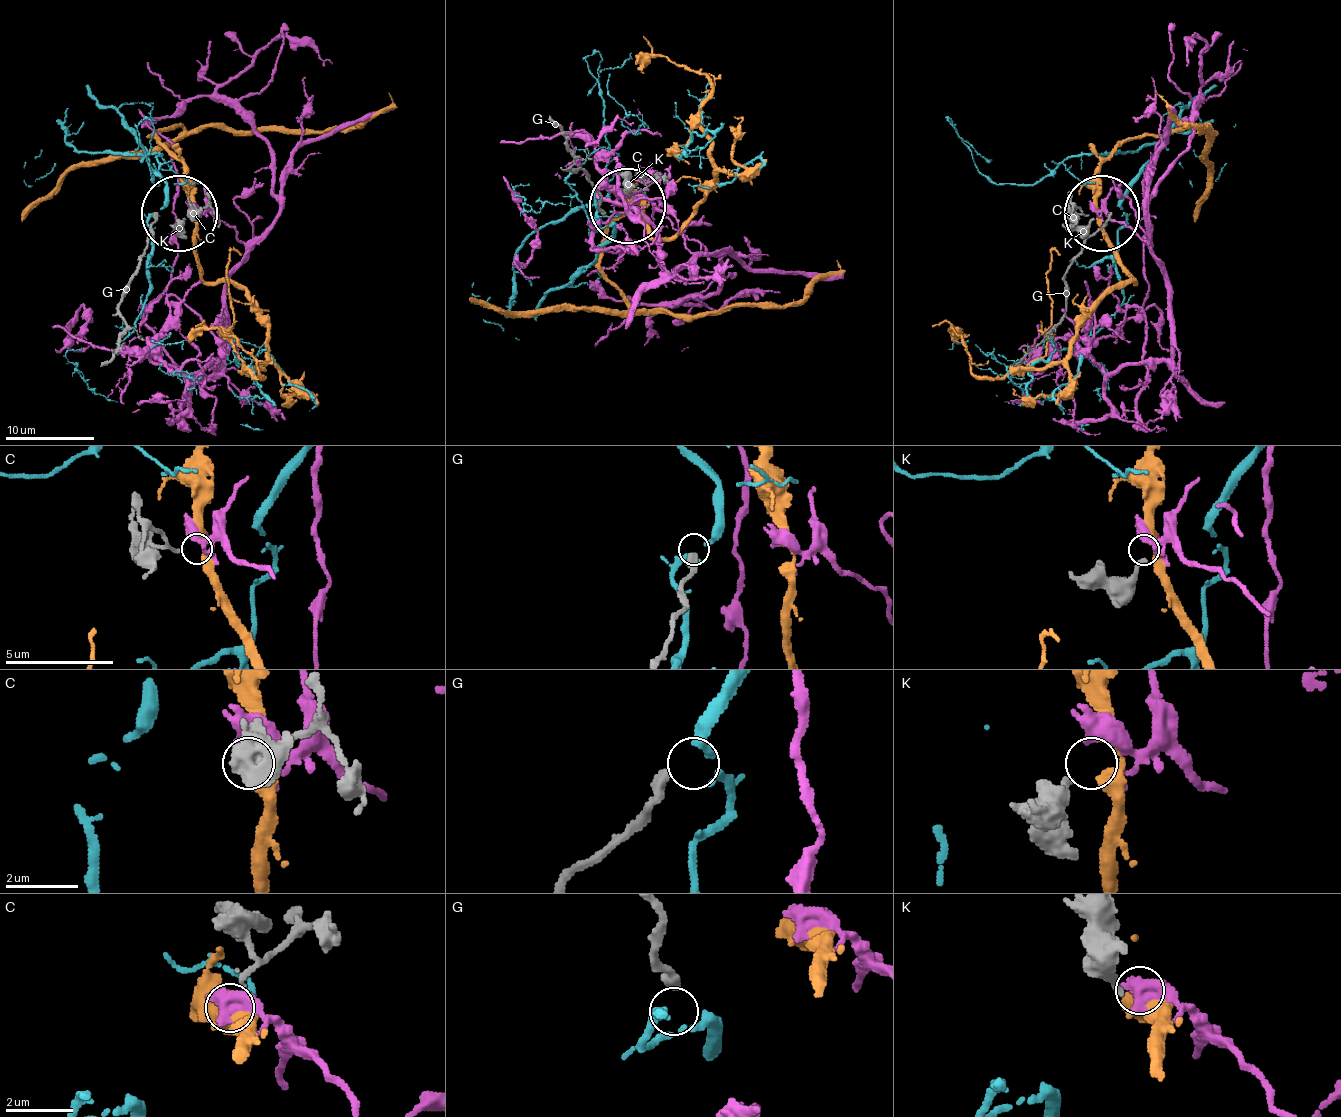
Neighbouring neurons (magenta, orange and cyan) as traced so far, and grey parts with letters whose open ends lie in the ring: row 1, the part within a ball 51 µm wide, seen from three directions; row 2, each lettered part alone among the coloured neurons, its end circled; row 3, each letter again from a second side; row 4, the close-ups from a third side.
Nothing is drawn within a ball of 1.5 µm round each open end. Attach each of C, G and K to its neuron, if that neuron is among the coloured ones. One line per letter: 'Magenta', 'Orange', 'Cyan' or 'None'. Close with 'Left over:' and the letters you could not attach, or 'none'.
C: Orange
G: None
K: Magenta
Left over: G

